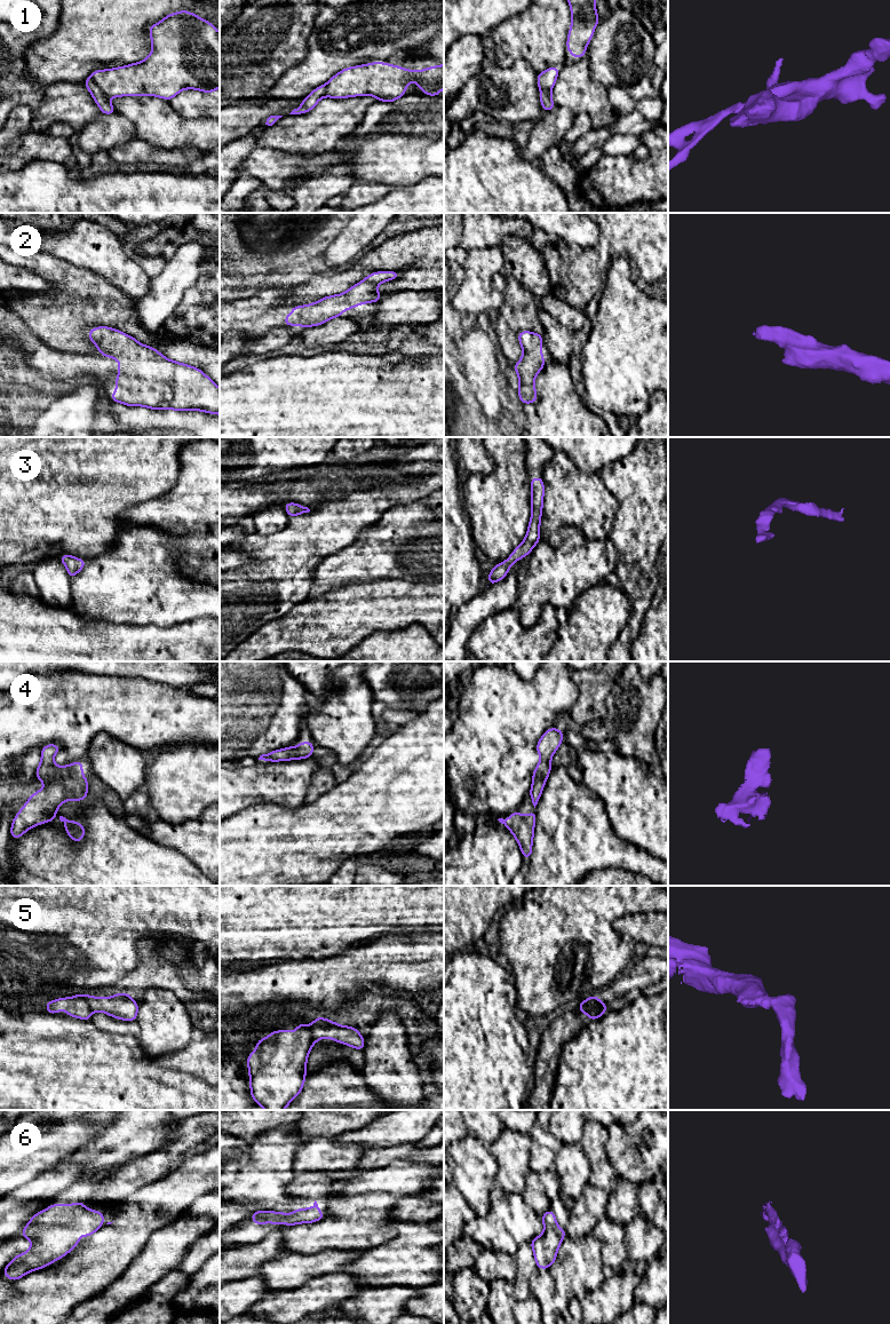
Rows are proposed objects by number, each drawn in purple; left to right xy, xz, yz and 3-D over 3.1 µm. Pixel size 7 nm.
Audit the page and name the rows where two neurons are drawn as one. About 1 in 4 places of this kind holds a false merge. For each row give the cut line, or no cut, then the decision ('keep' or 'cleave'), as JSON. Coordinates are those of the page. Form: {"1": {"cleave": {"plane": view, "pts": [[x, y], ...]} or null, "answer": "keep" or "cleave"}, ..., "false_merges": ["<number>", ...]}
{"1": {"cleave": {"plane": "xy", "pts": [[90, 76], [105, 96]]}, "answer": "cleave"}, "2": {"cleave": null, "answer": "keep"}, "3": {"cleave": null, "answer": "keep"}, "4": {"cleave": null, "answer": "keep"}, "5": {"cleave": {"plane": "yz", "pts": [[597, 998], [582, 1011]]}, "answer": "cleave"}, "6": {"cleave": null, "answer": "keep"}, "false_merges": ["1", "5"]}

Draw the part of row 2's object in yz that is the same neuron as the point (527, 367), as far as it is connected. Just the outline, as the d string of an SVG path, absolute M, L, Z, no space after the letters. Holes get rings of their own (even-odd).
M521 331L517 335L523 349L523 357L511 366L518 373L519 387L517 391L519 402L522 404L534 404L538 402L534 380L546 364L541 352L543 339L542 334L530 331Z

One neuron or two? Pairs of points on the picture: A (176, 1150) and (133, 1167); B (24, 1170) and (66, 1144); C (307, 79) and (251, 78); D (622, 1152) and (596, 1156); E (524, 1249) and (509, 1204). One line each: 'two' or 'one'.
A: one
B: one
C: two
D: two
E: two

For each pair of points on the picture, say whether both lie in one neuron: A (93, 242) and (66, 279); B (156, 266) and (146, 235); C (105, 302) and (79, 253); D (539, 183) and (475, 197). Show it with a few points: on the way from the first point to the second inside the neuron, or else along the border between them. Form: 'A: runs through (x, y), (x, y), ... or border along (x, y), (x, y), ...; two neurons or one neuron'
A: border along (50, 255), (90, 269), (101, 276); two neurons
B: runs through (152, 258), (151, 247), (146, 243); one neuron
C: border along (62, 259), (74, 266), (90, 269), (110, 283); two neurons
D: runs through (523, 192), (491, 192); one neuron

